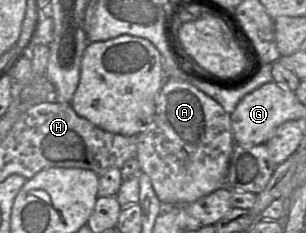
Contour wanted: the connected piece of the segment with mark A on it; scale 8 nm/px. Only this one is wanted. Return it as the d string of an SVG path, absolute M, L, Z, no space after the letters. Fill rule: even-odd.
M165 79L157 96L154 119L149 127L136 137L136 159L140 170L149 176L155 194L164 207L193 202L227 186L228 168L235 146L231 115L192 83Z

